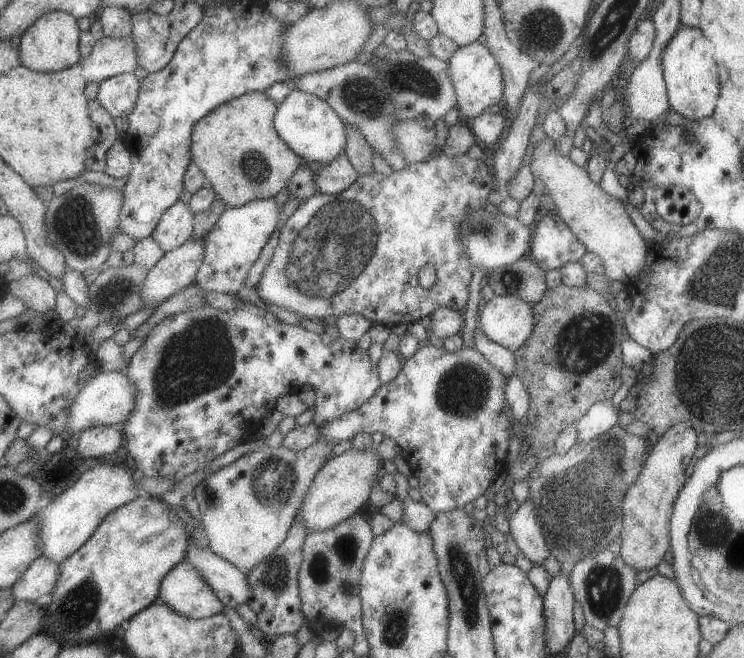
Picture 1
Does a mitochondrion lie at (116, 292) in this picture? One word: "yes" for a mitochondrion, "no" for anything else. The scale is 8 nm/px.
yes

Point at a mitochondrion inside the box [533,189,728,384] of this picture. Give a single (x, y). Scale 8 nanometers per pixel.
(586, 341)

